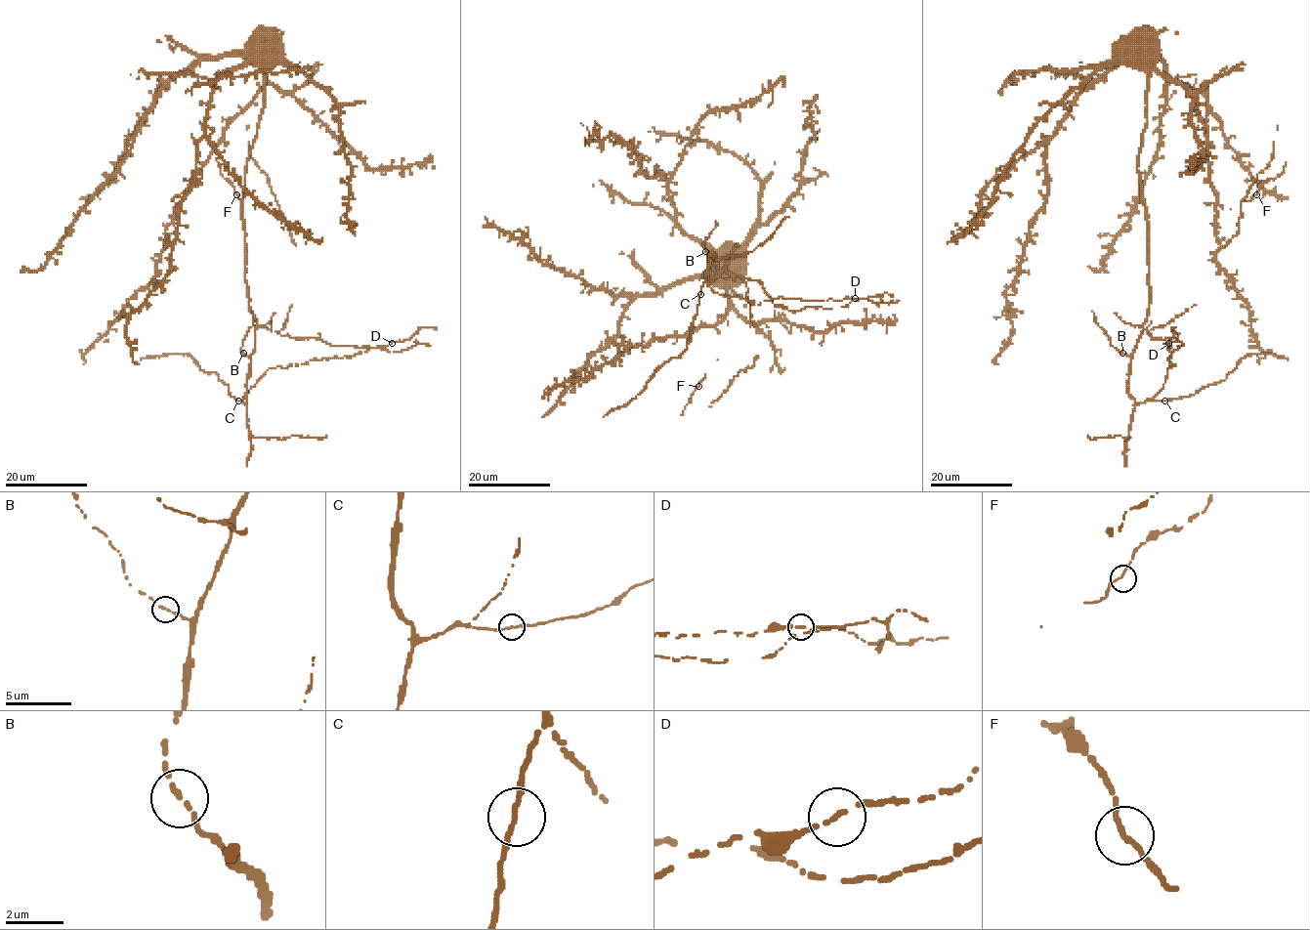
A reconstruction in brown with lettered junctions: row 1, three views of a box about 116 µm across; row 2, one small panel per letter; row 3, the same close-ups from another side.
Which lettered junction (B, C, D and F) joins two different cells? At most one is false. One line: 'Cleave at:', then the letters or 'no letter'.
Cleave at: no letter

